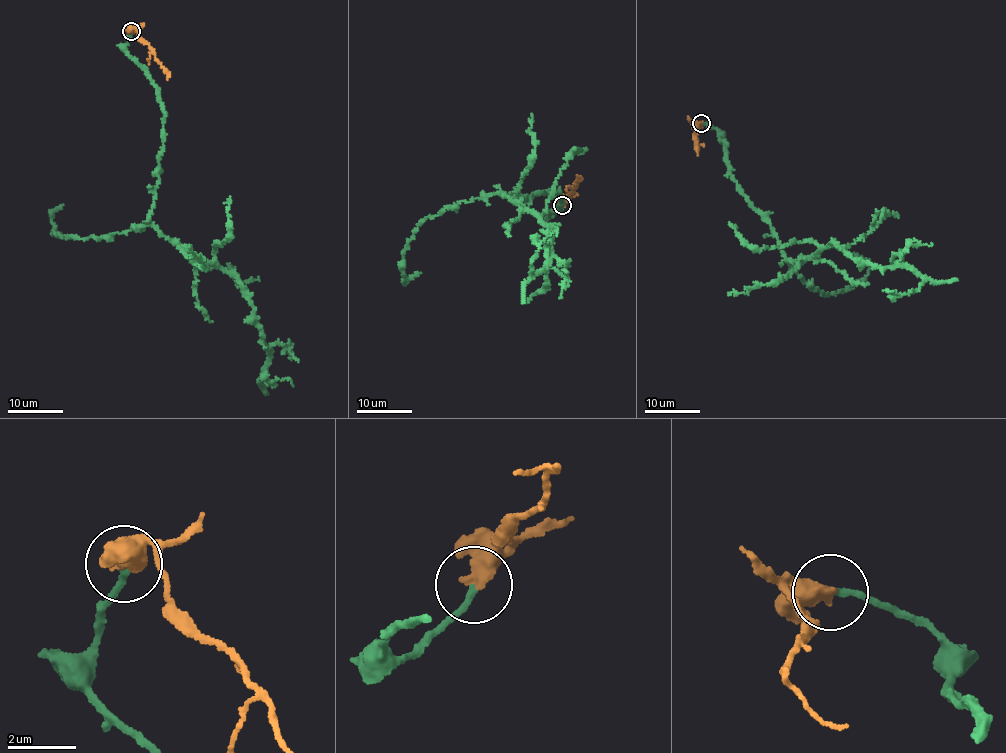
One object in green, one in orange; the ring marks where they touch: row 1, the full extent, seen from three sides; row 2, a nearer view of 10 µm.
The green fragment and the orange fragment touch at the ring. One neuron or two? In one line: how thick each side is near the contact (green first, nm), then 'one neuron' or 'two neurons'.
180/550 nm | one neuron

